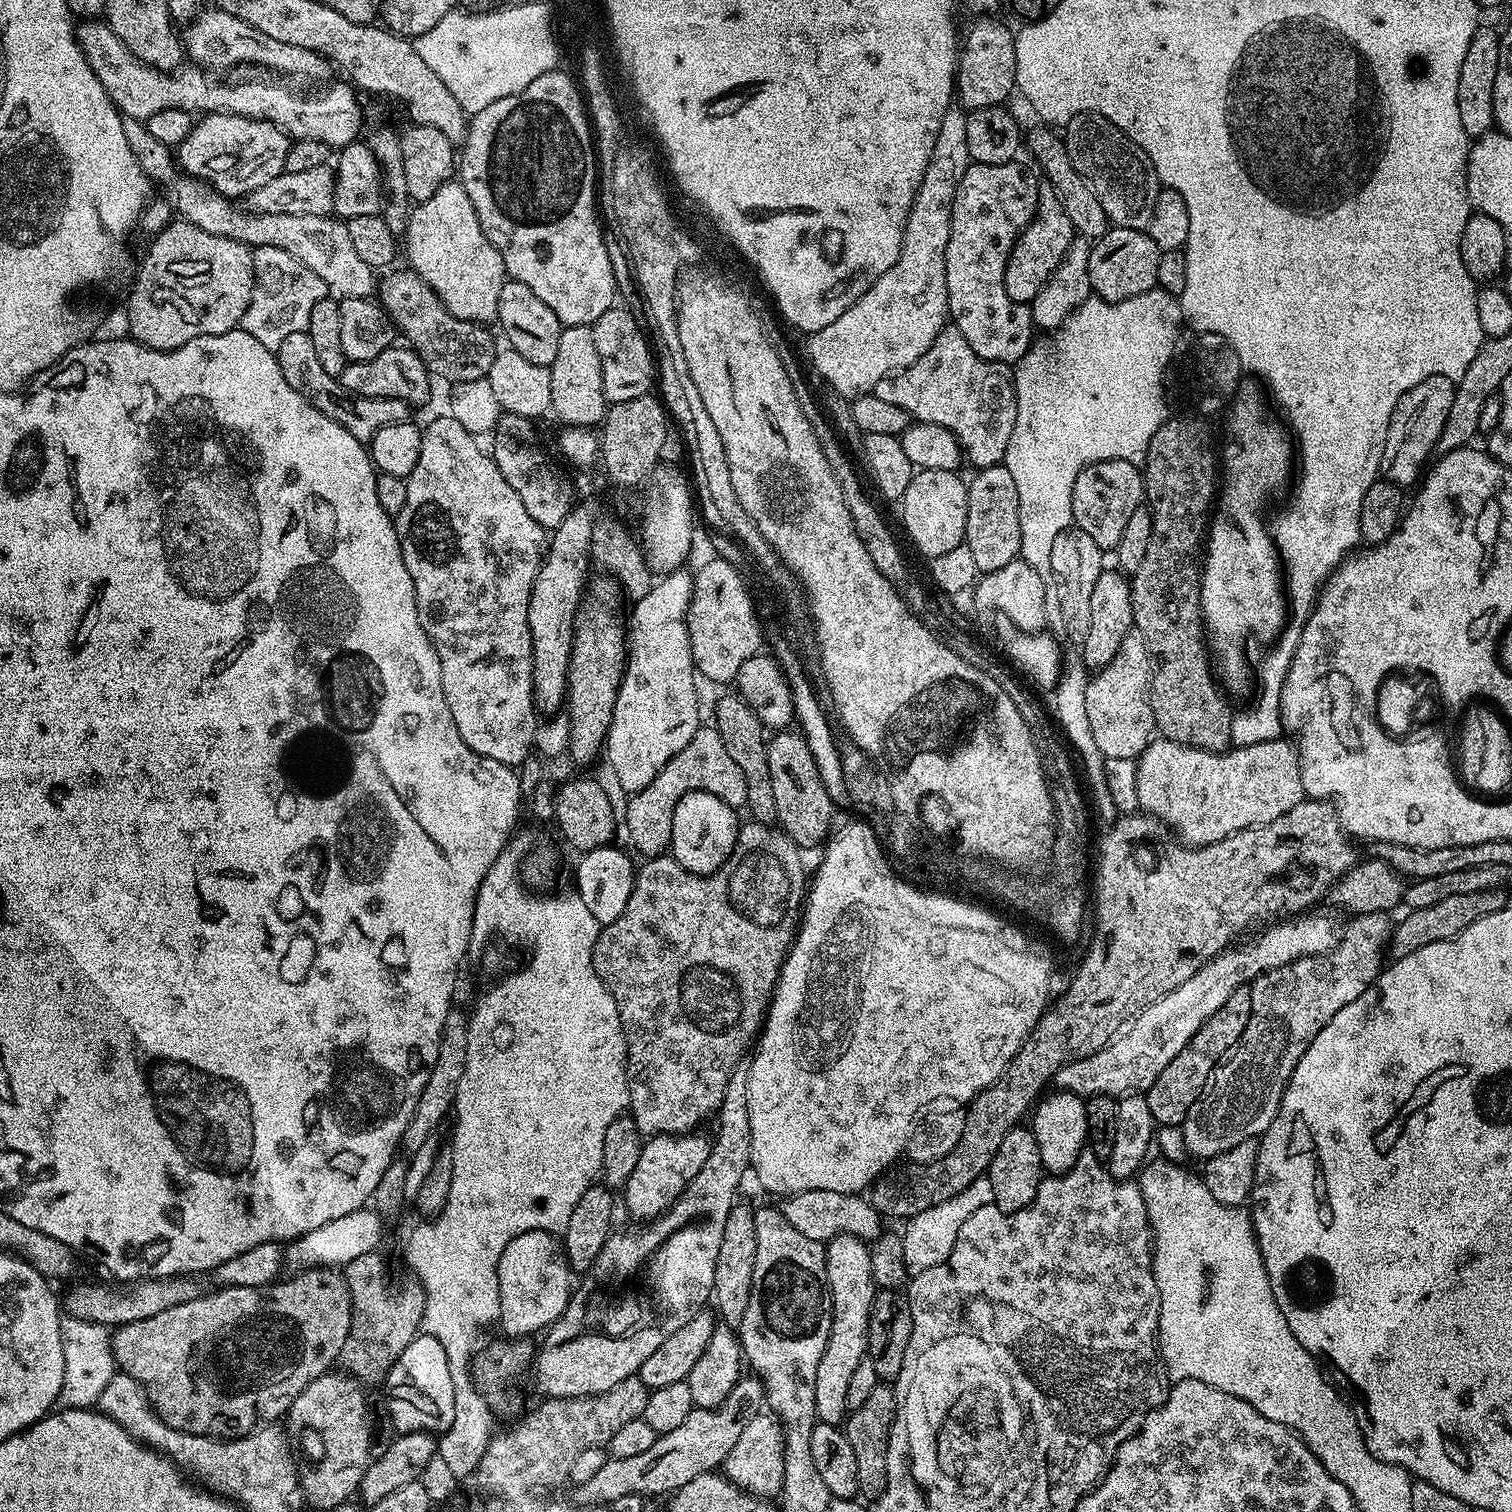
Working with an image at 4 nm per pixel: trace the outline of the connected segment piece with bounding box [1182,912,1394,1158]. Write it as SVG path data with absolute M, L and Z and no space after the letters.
M1371 912L1370 914L1362 914L1361 916L1352 916L1349 919L1349 924L1342 928L1342 935L1337 939L1335 948L1332 949L1330 953L1330 958L1325 958L1323 956L1313 956L1307 960L1295 960L1294 962L1290 962L1286 966L1278 966L1274 970L1270 970L1269 972L1263 972L1257 980L1253 980L1250 987L1252 989L1252 997L1250 998L1250 1022L1246 1022L1246 1030L1242 1034L1242 1038L1237 1042L1235 1048L1232 1049L1230 1055L1223 1062L1216 1065L1215 1070L1212 1071L1212 1078L1209 1080L1208 1085L1205 1086L1204 1092L1200 1095L1200 1097L1194 1102L1194 1106L1190 1106L1190 1114L1186 1114L1186 1118L1184 1119L1182 1125L1182 1131L1184 1133L1184 1146L1189 1157L1191 1156L1201 1156L1201 1158L1207 1158L1209 1156L1217 1156L1218 1154L1222 1154L1222 1150L1230 1150L1230 1146L1238 1146L1238 1142L1246 1142L1247 1140L1256 1140L1257 1138L1264 1135L1265 1130L1271 1126L1274 1122L1274 1118L1278 1114L1278 1110L1280 1109L1280 1103L1282 1102L1282 1094L1286 1090L1286 1086L1290 1082L1290 1078L1294 1074L1294 1066L1298 1066L1298 1062L1302 1058L1302 1054L1306 1054L1306 1050L1310 1046L1310 1042L1314 1042L1314 1038L1318 1034L1318 1030L1322 1030L1322 1026L1326 1026L1326 1022L1330 1022L1330 1018L1334 1018L1334 1014L1338 1014L1338 1010L1342 1010L1342 1006L1350 1006L1350 1002L1354 1002L1354 998L1358 998L1362 995L1364 991L1370 987L1373 982L1376 981L1377 976L1380 975L1382 969L1385 967L1386 959L1384 960L1384 952L1386 956L1386 949L1389 947L1390 941L1392 939L1392 934L1394 931L1393 921L1388 921L1389 917L1382 912Z

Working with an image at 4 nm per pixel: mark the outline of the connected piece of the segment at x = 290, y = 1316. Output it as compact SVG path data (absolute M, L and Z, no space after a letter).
M306 1268L292 1274L289 1280L254 1286L217 1287L217 1292L205 1291L190 1302L182 1302L182 1306L170 1306L170 1310L162 1310L162 1314L154 1314L154 1318L142 1318L142 1322L130 1322L119 1325L111 1333L112 1353L116 1359L116 1367L126 1373L148 1391L148 1401L152 1408L170 1426L183 1432L199 1436L215 1436L217 1438L235 1438L245 1436L261 1422L276 1422L287 1413L289 1406L318 1378L329 1371L339 1361L340 1351L350 1334L352 1325L352 1295L348 1283L344 1281L343 1271L334 1268Z

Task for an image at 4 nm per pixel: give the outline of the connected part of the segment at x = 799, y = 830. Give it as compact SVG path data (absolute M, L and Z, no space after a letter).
M780 730L773 736L776 737L767 741L766 751L770 762L770 779L774 781L775 823L780 824L785 835L801 850L823 845L833 831L834 803L818 774L814 754L810 754L810 746L799 731Z

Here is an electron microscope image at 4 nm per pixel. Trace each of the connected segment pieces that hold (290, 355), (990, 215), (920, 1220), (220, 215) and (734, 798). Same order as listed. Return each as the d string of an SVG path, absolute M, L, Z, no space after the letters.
M307 332L290 334L286 342L282 342L280 348L275 349L276 361L282 370L282 378L302 394L302 398L309 400L315 408L322 410L326 418L334 418L338 426L350 430L354 438L365 442L371 442L374 434L382 430L382 426L398 426L407 424L413 419L414 409L406 400L398 398L366 398L355 396L350 390L346 390L340 384L337 377L326 374L322 365L318 363L318 357L314 350L314 342L310 342Z
M1020 162L1010 164L969 163L966 174L962 174L962 182L958 182L958 190L954 194L950 242L946 246L944 255L948 314L951 323L962 334L962 338L966 338L966 342L970 342L970 350L974 350L974 354L978 354L978 358L1009 366L1020 361L1034 343L1031 307L1014 302L1010 298L1010 294L1006 294L1004 285L1004 271L1008 255L1011 254L1017 238L1024 233L1024 227L1031 222L1036 213L1041 181L1038 179L1037 173L1031 167L1029 168L1023 168Z
M983 1175L970 1182L970 1186L962 1190L962 1194L911 1216L902 1228L902 1254L909 1273L930 1270L930 1266L946 1262L946 1258L950 1258L950 1250L954 1250L954 1242L958 1242L958 1230L962 1230L962 1222L966 1222L966 1218L970 1218L974 1210L982 1210L982 1206L992 1203L993 1198L994 1190L990 1187L987 1175Z
M129 116L122 119L122 130L126 134L126 142L134 154L134 158L142 162L144 175L149 181L161 184L168 193L166 199L169 208L179 219L192 224L198 230L206 230L206 234L218 234L222 238L230 238L248 245L255 250L262 246L278 246L286 250L300 264L306 265L318 278L322 278L325 289L333 297L369 298L377 291L378 276L373 268L362 262L362 257L354 251L354 241L350 238L350 230L343 219L335 215L315 216L314 214L262 214L251 210L236 212L231 199L217 192L205 180L197 180L194 176L185 176L178 167L173 149L167 148L154 134L150 134L147 123Z
M714 726L700 727L694 738L690 738L690 742L686 742L686 746L682 746L666 766L662 766L650 786L627 797L628 805L624 812L622 808L622 824L628 827L628 836L641 852L641 857L663 856L671 849L674 806L678 806L683 796L691 792L709 792L737 810L746 805L746 777L734 763L734 758L730 758L726 742L722 742L722 734L718 734Z

